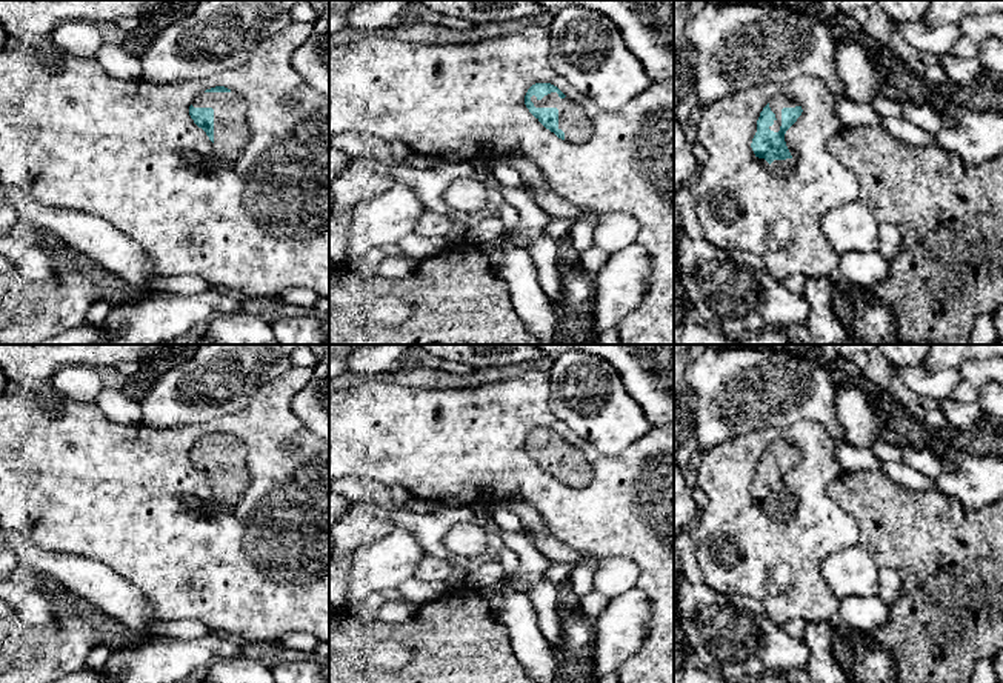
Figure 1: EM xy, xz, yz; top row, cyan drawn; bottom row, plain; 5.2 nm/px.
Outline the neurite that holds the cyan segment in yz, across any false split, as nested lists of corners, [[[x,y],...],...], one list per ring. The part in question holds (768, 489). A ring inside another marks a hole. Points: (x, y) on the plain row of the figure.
[[[788,440],[772,441],[760,457],[751,492],[766,514],[791,515],[794,512],[794,503],[786,491],[785,478],[801,457],[801,451]]]

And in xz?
[[[551,428],[532,429],[525,440],[525,449],[546,474],[561,485],[585,488],[594,477],[586,455]]]

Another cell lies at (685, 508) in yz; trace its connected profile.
[[[674,461],[674,529],[685,529],[698,514],[700,509],[692,489],[686,485],[685,472]]]

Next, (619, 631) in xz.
[[[637,588],[609,600],[606,609],[592,623],[594,645],[589,658],[594,663],[595,681],[618,669],[637,652],[649,623],[649,600]]]

